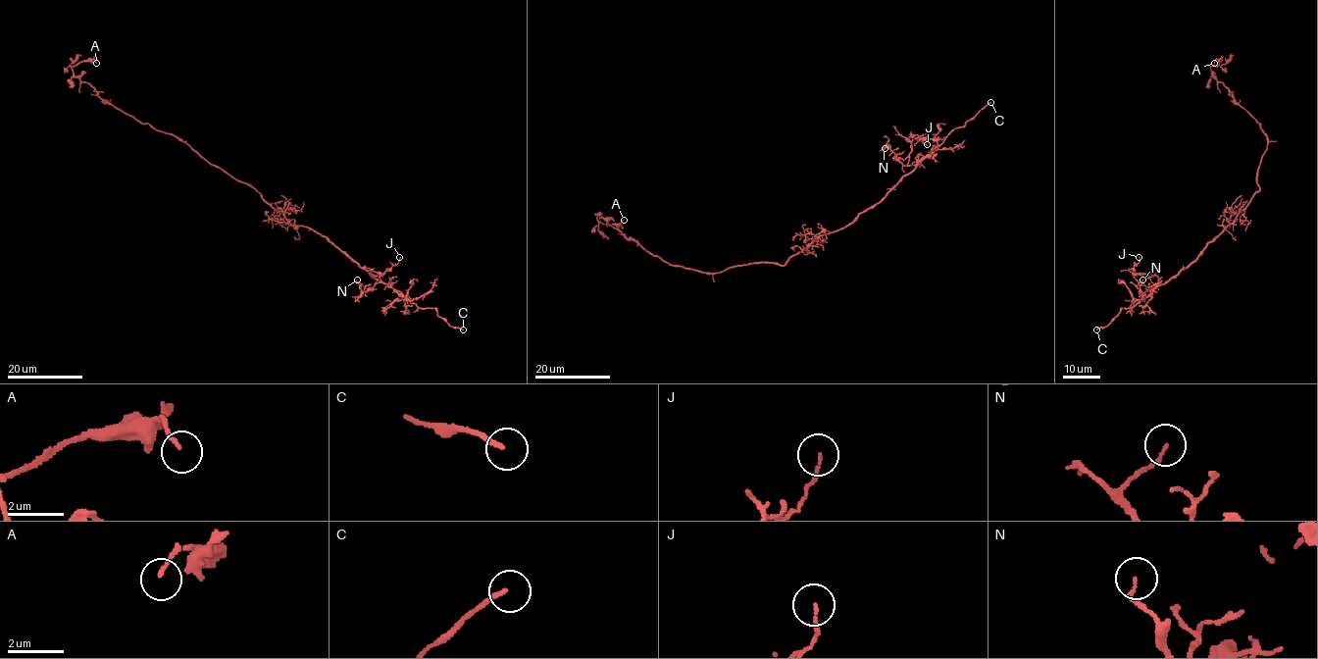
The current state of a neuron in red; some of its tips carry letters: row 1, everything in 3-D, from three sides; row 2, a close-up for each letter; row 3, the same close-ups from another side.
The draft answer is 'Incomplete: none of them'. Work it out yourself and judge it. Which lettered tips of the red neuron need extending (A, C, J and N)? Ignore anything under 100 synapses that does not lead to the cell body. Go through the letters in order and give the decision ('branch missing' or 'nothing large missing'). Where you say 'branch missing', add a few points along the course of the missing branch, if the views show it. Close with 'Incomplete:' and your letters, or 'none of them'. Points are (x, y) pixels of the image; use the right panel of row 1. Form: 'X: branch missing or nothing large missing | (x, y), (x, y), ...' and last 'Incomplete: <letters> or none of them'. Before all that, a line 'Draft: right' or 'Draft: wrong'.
Draft: wrong
A: nothing large missing
C: branch missing
J: nothing large missing
N: nothing large missing
Incomplete: C

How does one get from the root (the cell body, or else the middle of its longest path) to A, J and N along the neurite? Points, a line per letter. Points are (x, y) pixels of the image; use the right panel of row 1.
A: (1252, 197), (1259, 189), (1257, 170), (1267, 139), (1260, 125), (1212, 76), (1211, 66), (1219, 62), (1214, 63)
J: (1252, 197), (1194, 261), (1167, 281), (1159, 284), (1159, 279), (1153, 274), (1135, 273), (1134, 266), (1139, 257)
N: (1252, 197), (1202, 252), (1172, 278), (1141, 292), (1137, 285), (1142, 279)

